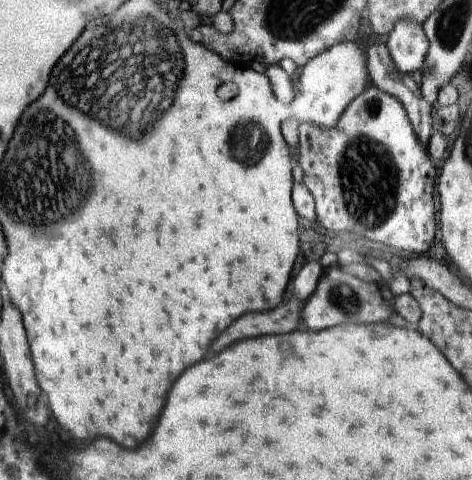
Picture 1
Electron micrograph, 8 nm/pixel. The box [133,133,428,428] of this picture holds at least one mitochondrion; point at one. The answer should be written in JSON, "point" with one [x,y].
{"point":[344,297]}

